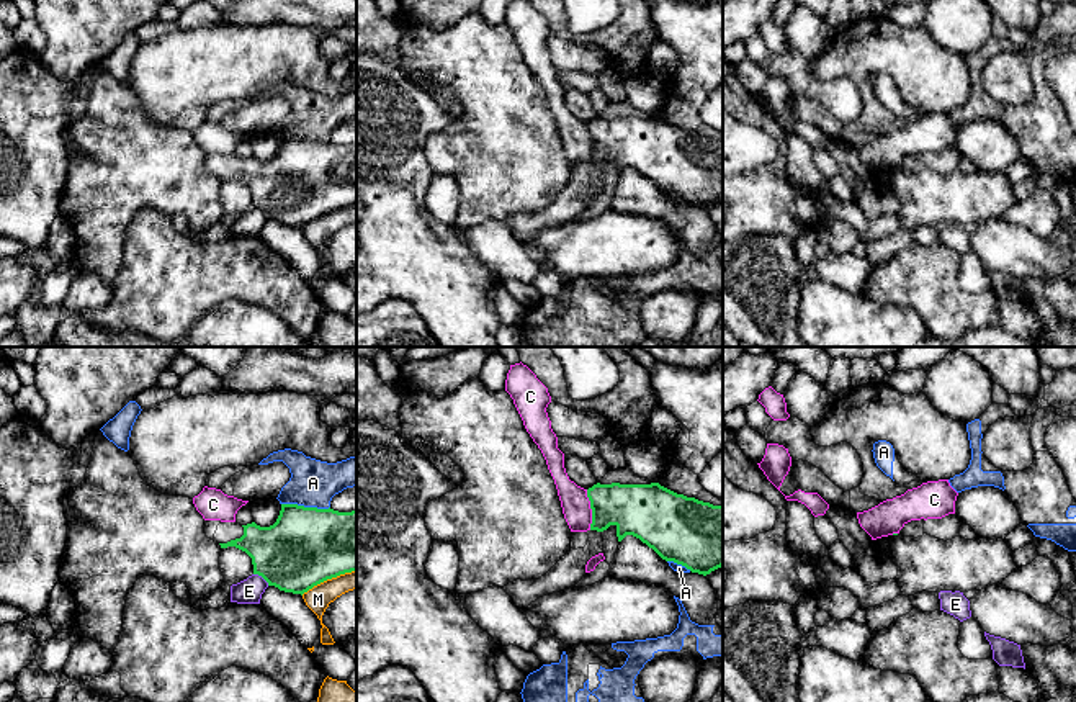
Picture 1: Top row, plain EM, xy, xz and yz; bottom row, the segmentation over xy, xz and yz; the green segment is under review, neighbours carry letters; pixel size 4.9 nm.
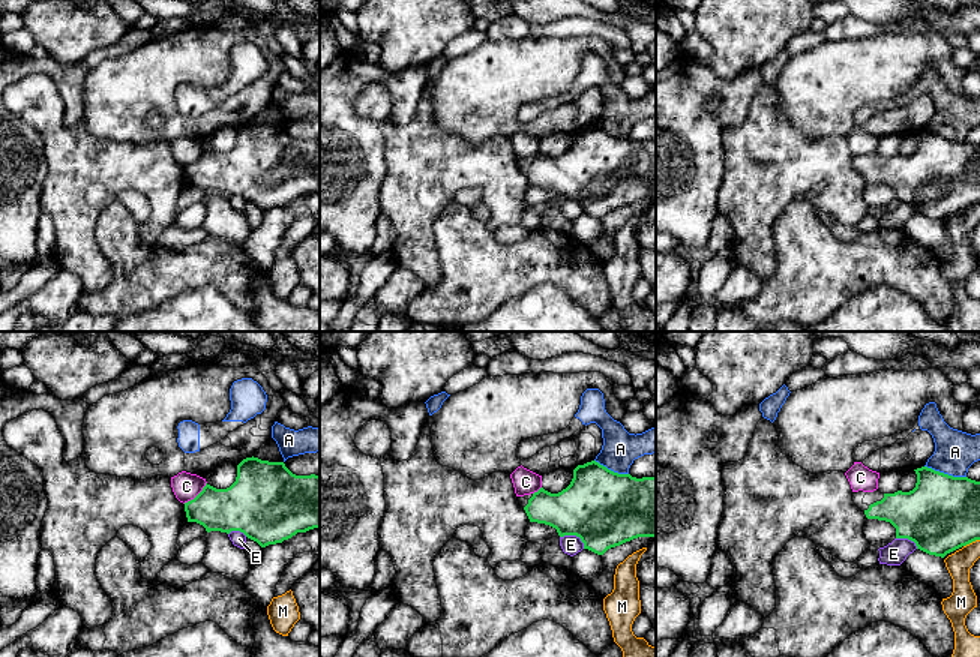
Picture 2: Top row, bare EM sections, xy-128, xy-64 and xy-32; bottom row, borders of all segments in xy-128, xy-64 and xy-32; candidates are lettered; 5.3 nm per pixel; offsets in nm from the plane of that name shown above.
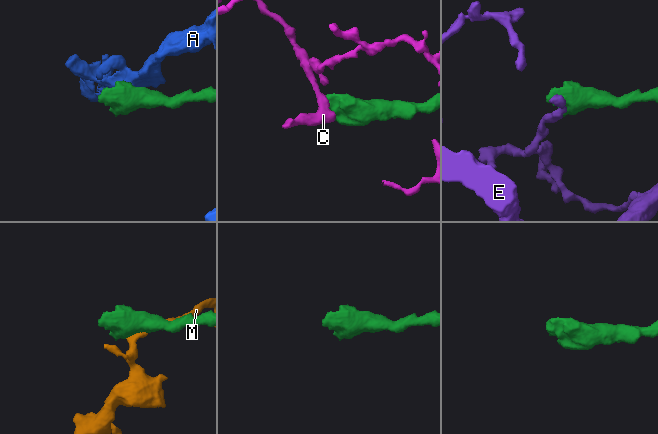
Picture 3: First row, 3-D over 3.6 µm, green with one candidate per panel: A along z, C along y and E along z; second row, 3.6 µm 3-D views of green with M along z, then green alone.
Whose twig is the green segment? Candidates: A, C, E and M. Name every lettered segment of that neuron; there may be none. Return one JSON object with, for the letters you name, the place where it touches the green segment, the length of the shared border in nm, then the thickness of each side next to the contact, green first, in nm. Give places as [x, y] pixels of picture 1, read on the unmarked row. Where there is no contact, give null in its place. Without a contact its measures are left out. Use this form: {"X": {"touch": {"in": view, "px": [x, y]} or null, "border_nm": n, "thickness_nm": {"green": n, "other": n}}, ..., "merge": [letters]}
{"merge": []}

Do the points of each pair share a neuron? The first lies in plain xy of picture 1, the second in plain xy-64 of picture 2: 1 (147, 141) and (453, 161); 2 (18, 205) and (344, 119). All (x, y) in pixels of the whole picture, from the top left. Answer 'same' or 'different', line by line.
1: same
2: same

